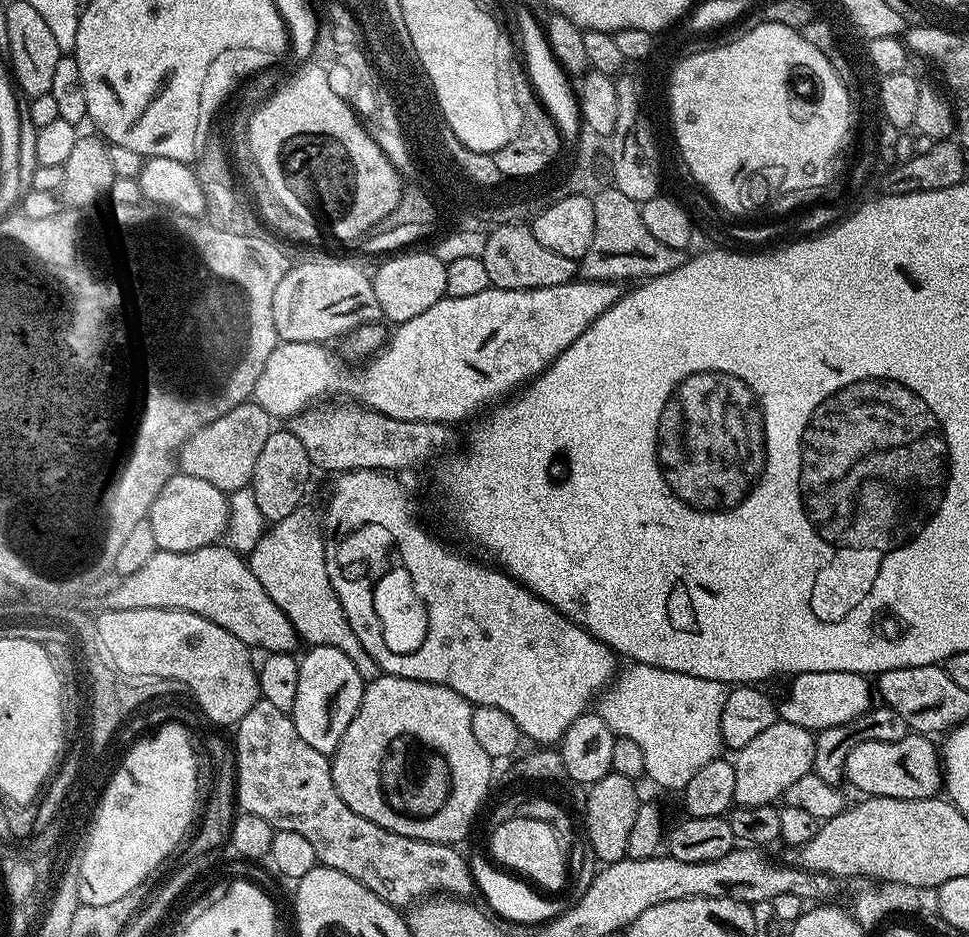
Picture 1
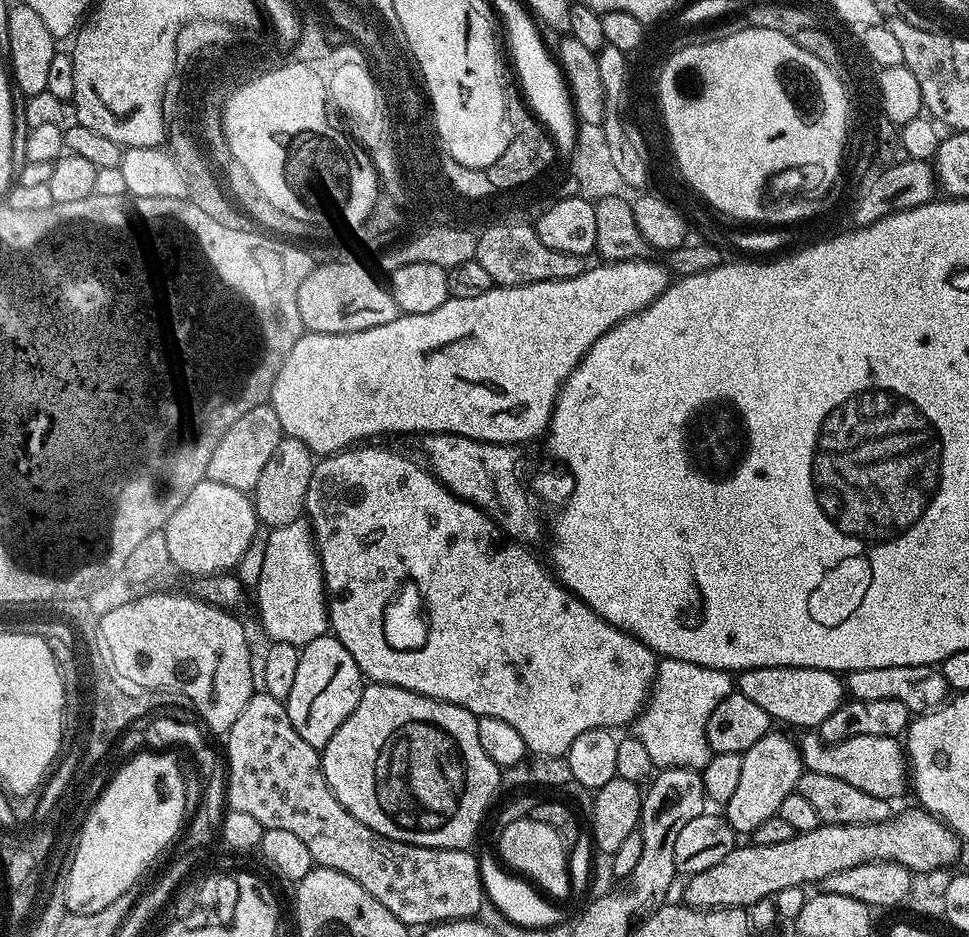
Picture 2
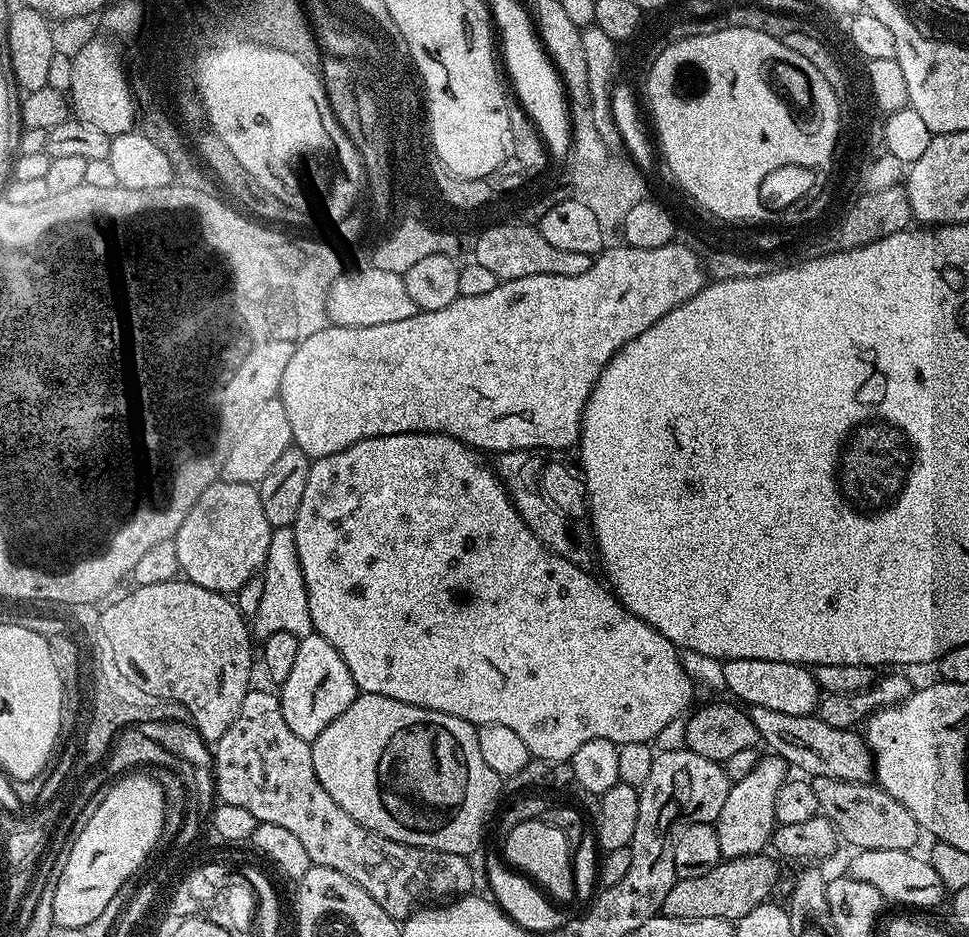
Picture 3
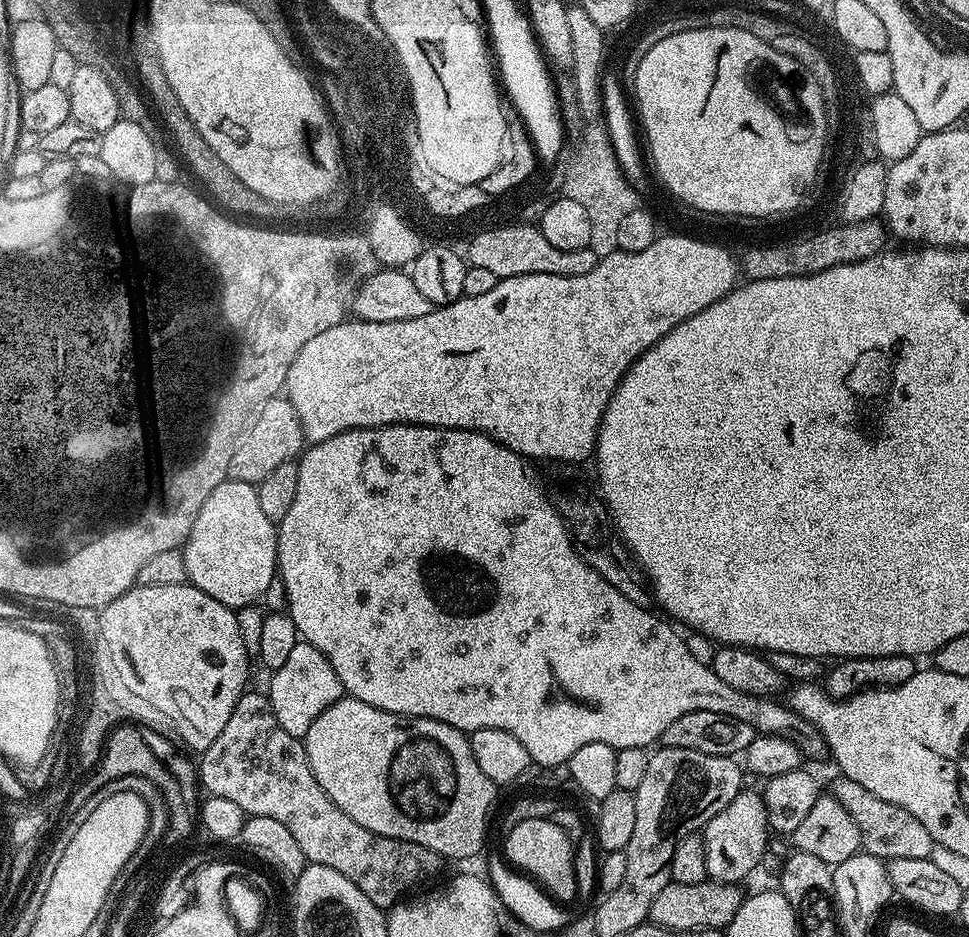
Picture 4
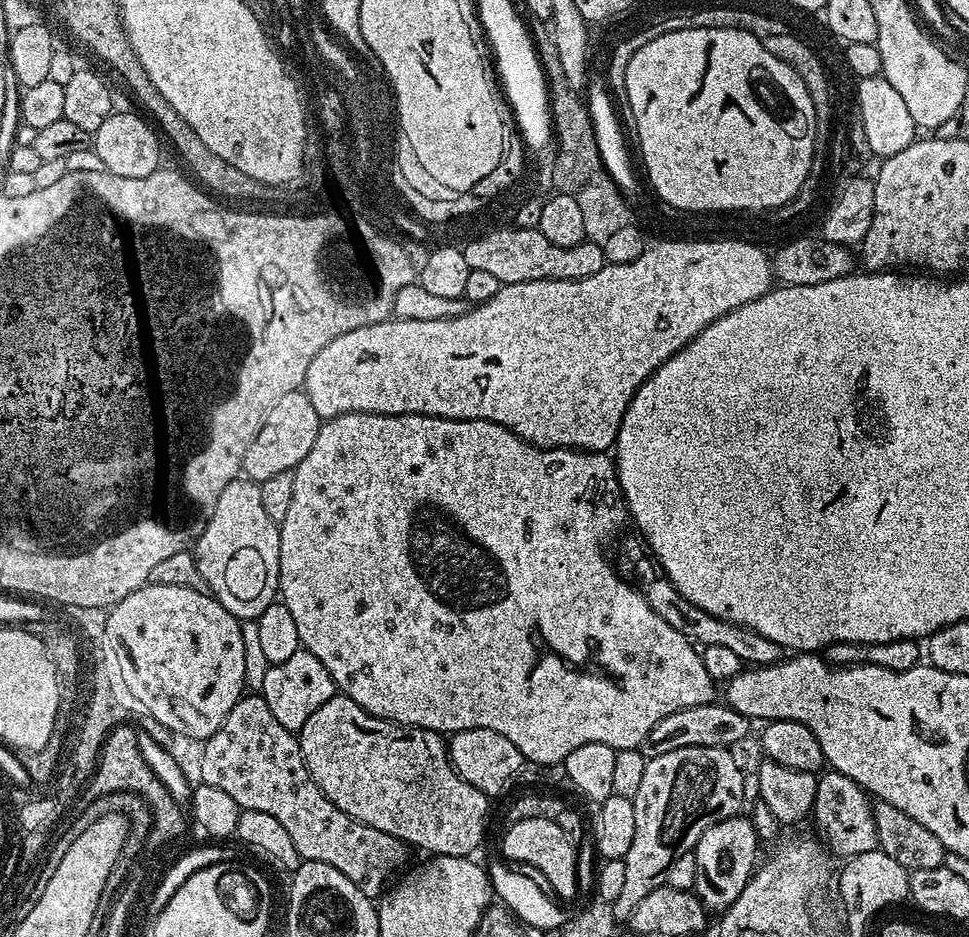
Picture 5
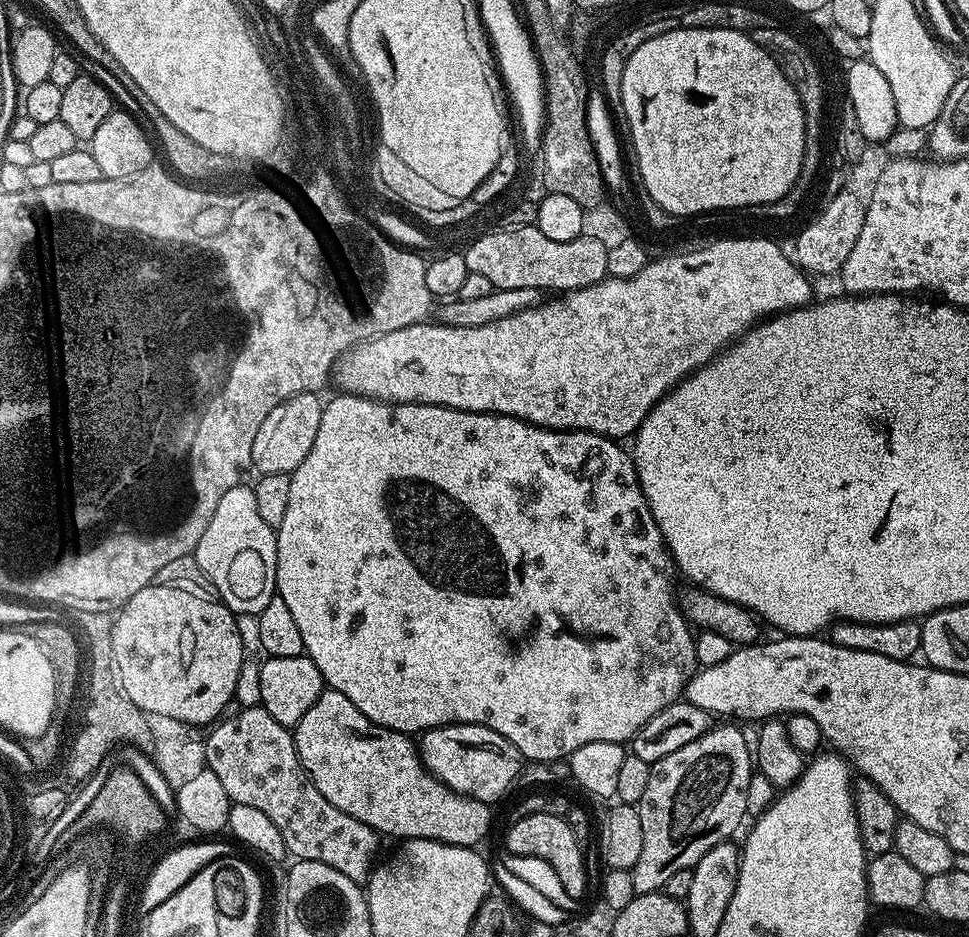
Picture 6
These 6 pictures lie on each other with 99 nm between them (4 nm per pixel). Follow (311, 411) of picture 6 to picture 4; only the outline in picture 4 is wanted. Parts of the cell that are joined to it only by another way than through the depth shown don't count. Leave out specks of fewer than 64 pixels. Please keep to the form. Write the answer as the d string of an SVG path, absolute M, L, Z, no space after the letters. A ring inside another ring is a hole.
M277 398L262 406L262 414L252 423L244 435L240 445L234 450L234 458L230 458L228 475L238 482L260 485L266 477L274 474L278 466L291 464L303 453L306 447L304 430L294 406L286 398Z

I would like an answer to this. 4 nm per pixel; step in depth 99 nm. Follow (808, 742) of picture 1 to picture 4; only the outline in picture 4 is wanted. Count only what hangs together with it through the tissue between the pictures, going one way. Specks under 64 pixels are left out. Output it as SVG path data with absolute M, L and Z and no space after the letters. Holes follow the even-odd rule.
M742 790L710 822L702 829L704 845L706 846L706 870L708 879L716 880L719 884L739 885L760 864L764 851L768 848L770 829L766 818L764 797L759 791Z

